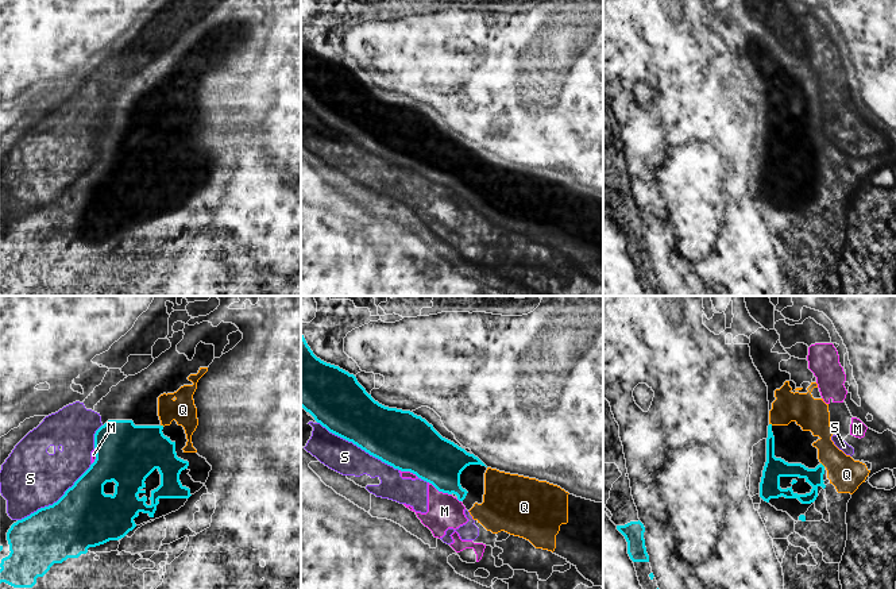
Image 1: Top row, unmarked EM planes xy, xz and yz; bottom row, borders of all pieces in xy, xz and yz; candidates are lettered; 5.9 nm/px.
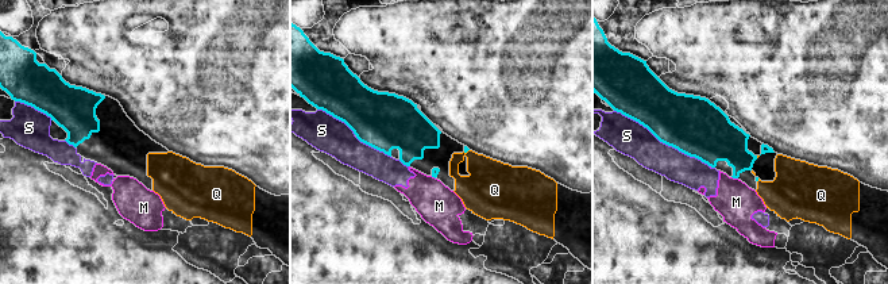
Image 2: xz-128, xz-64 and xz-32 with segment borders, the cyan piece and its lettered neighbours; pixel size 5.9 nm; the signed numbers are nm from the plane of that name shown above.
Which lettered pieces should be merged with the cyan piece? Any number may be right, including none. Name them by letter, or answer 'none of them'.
Q

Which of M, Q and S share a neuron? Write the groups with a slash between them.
M S / Q

